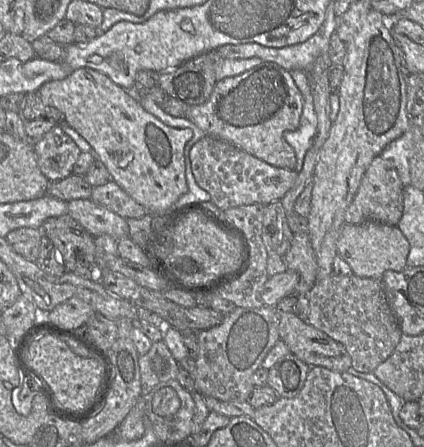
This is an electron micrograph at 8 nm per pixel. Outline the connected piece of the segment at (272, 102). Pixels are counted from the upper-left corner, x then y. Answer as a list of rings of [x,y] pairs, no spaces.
[[[262,61],[242,74],[216,82],[205,103],[188,107],[187,119],[208,136],[223,140],[271,166],[294,170],[295,152],[283,135],[299,127],[302,107],[303,97],[290,72],[275,63]]]

